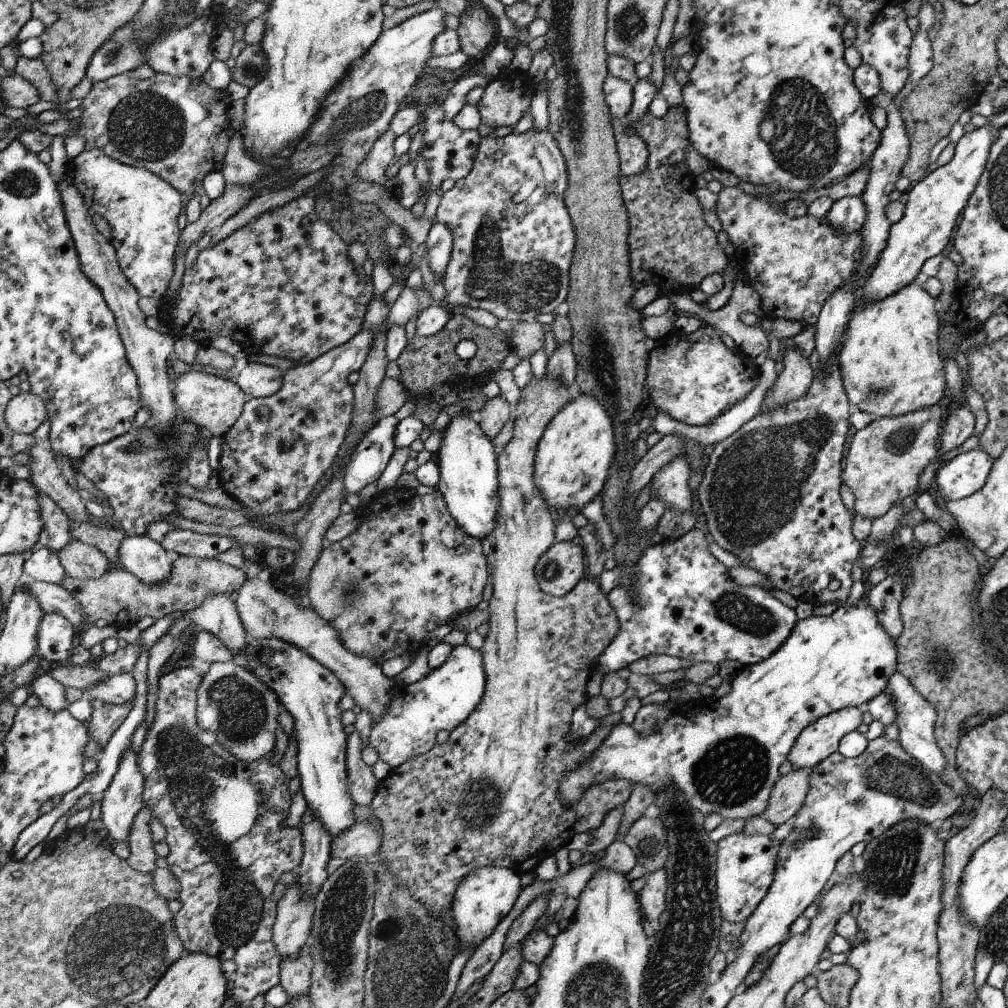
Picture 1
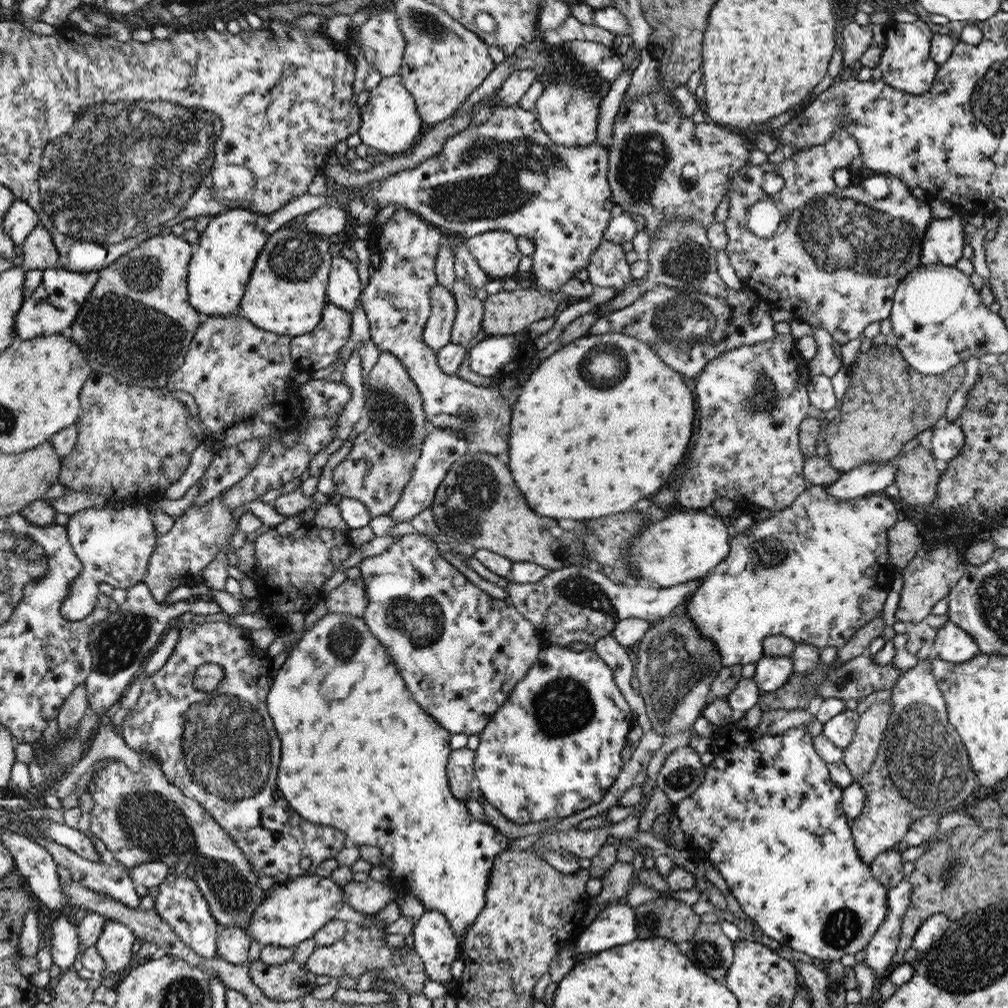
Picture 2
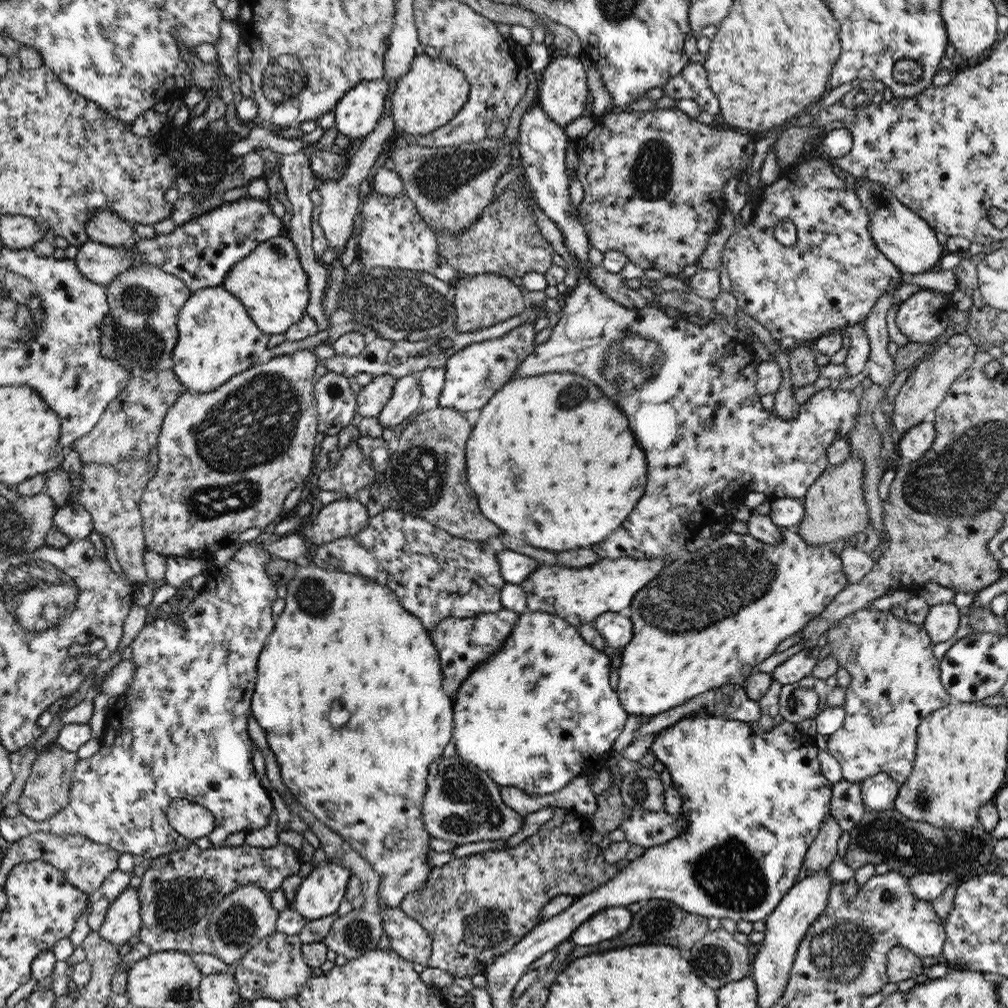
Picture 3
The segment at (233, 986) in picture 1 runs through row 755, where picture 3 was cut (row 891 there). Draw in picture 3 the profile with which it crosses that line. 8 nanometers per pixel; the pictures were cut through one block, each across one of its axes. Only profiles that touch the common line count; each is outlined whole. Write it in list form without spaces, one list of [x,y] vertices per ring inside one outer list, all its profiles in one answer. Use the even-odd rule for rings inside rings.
[[[191,842],[186,849],[151,859],[139,888],[143,901],[143,926],[137,934],[139,942],[147,944],[156,953],[174,950],[215,955],[208,929],[216,905],[240,885],[256,883],[264,890],[274,891],[288,876],[298,872],[298,866],[265,866],[264,849],[244,844],[201,850]]]

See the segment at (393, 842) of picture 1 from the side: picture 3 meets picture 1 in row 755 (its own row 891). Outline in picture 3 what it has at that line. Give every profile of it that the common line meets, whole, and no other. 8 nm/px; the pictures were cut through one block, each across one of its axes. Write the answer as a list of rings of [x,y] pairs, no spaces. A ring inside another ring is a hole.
[[[557,807],[549,822],[517,846],[458,857],[440,867],[433,867],[426,886],[418,892],[406,894],[400,906],[427,930],[431,938],[432,952],[427,966],[447,970],[452,976],[472,978],[472,975],[483,974],[493,960],[508,952],[544,921],[540,910],[546,908],[552,898],[560,895],[580,897],[608,882],[618,869],[615,864],[608,863],[598,845],[590,841],[592,832],[590,818],[579,818],[572,807]]]

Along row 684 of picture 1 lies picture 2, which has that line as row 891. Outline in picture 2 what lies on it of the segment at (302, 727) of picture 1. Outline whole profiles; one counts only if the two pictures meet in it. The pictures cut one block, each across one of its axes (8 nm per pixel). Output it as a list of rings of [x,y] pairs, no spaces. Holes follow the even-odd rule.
[[[308,875],[294,877],[284,883],[276,882],[269,890],[263,904],[256,909],[249,926],[248,934],[251,940],[258,940],[263,946],[276,945],[295,947],[304,940],[312,939],[327,922],[341,920],[351,925],[370,927],[374,921],[389,925],[401,917],[401,910],[396,899],[388,904],[374,918],[368,918],[348,904],[343,888],[329,877]]]

